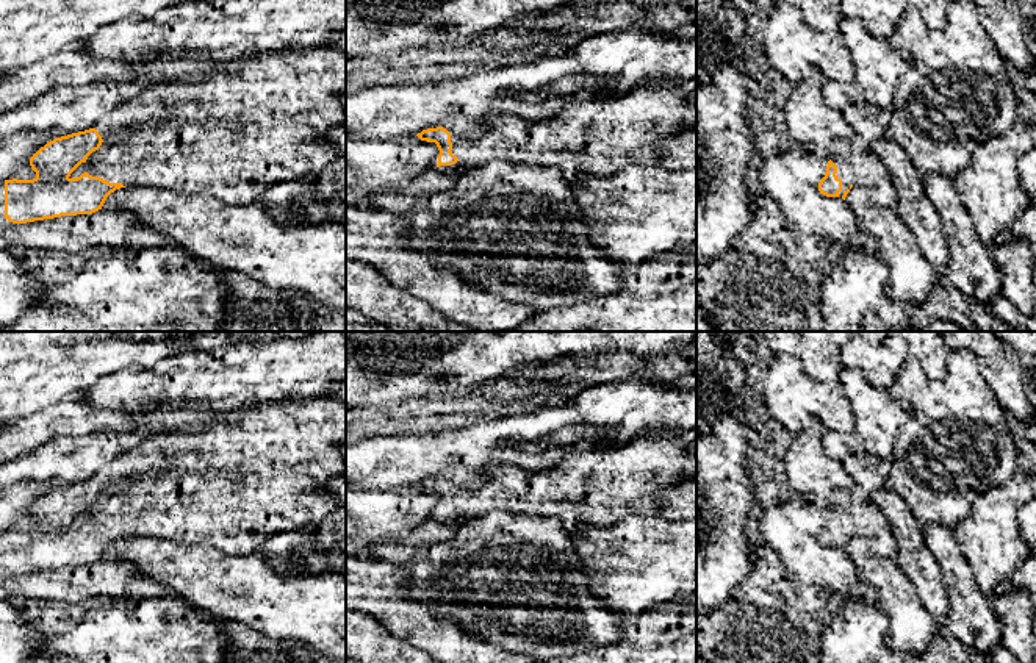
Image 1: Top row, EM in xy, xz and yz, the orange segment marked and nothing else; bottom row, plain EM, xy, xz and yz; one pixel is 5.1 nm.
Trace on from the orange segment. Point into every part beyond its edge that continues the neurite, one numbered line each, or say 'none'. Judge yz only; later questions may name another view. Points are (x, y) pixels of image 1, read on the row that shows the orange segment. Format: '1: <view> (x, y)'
1: yz (856, 164)

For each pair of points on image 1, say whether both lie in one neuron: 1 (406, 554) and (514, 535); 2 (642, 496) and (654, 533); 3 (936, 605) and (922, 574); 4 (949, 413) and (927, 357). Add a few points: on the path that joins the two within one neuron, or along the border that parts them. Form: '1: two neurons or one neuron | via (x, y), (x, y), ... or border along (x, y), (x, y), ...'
1: one neuron | via (432, 557), (487, 557)
2: two neurons | border along (656, 513), (631, 513), (612, 524)
3: one neuron | via (935, 598), (928, 582)
4: two neurons | border along (910, 355), (930, 377), (946, 377)

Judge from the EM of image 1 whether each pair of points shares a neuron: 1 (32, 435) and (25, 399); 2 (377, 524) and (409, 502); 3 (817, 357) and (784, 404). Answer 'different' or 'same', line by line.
1: different
2: same
3: different

